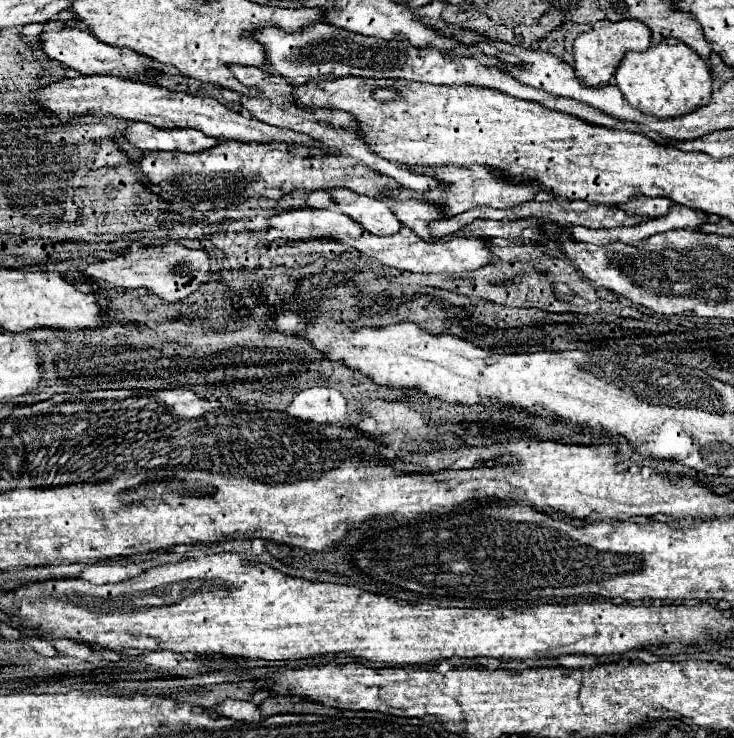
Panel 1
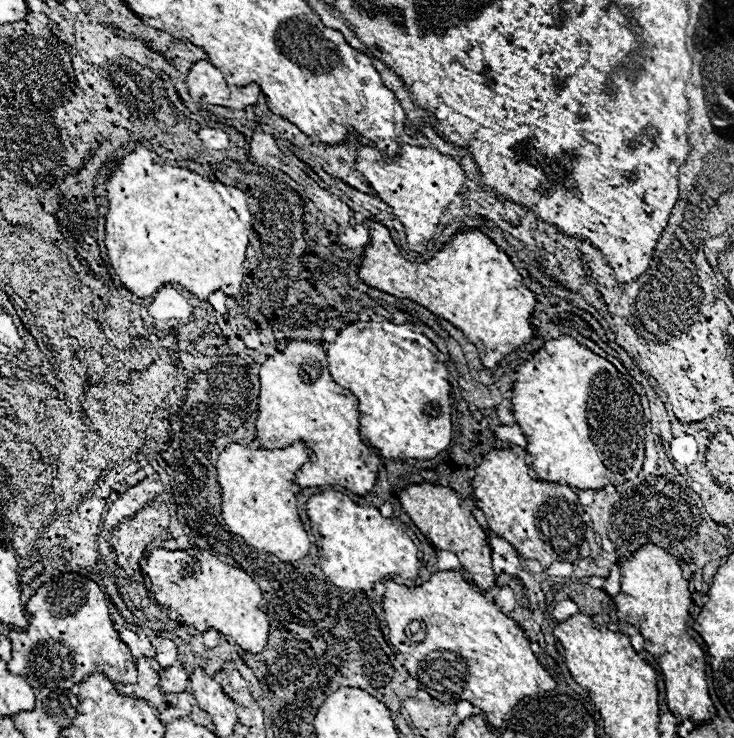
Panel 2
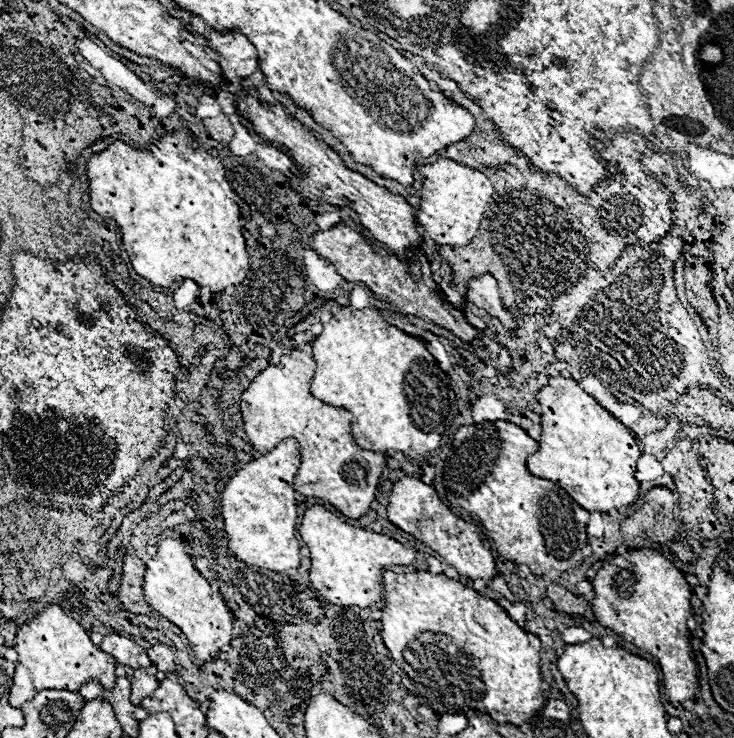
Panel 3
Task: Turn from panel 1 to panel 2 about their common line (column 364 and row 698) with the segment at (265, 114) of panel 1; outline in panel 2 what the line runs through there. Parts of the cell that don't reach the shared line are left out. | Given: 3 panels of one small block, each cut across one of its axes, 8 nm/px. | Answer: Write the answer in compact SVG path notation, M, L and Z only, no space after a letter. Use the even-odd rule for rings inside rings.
M138 658L136 666L138 666L138 682L132 684L132 690L136 692L136 696L156 704L156 708L160 708L160 710L166 708L166 698L164 698L164 694L162 694L162 690L158 686L160 676L150 666L150 660L148 658Z

